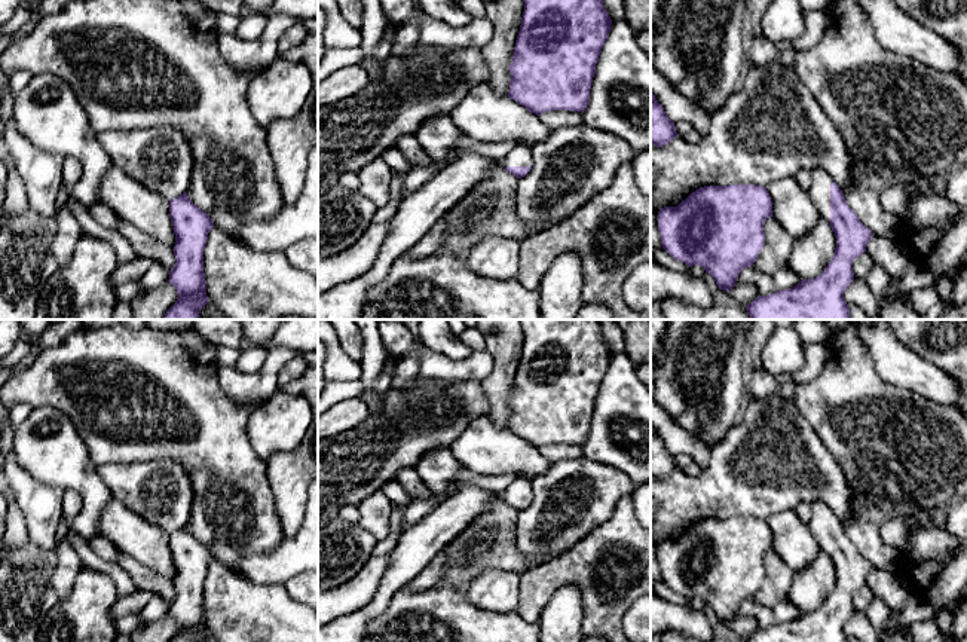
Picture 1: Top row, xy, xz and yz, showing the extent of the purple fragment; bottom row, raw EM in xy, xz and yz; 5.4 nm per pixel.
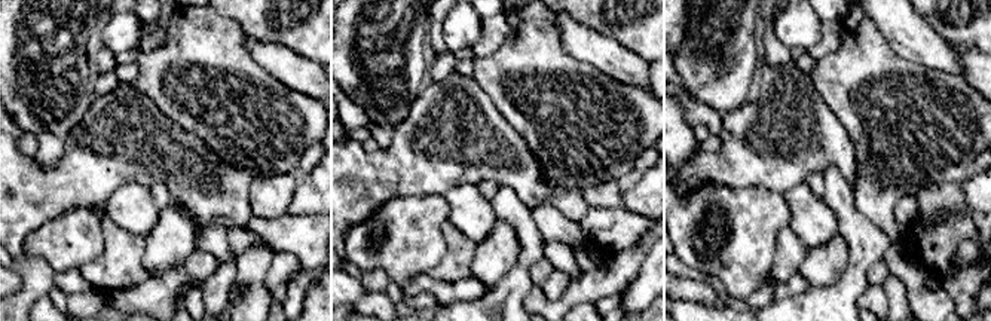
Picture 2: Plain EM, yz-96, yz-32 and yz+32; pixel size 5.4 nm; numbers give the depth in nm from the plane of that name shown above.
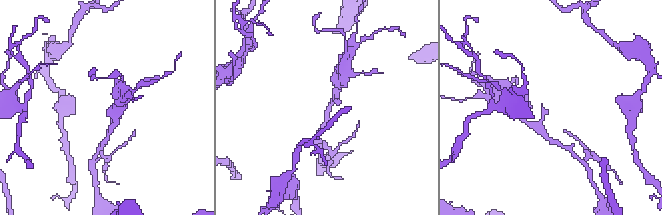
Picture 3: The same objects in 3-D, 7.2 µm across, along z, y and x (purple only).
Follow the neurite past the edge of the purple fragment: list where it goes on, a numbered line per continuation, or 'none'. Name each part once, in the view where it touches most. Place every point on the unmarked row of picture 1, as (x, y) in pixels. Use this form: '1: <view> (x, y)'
1: yz (820, 522)

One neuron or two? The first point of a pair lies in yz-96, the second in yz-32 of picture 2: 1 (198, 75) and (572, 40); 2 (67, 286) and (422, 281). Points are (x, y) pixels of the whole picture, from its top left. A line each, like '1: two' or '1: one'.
1: two
2: one

